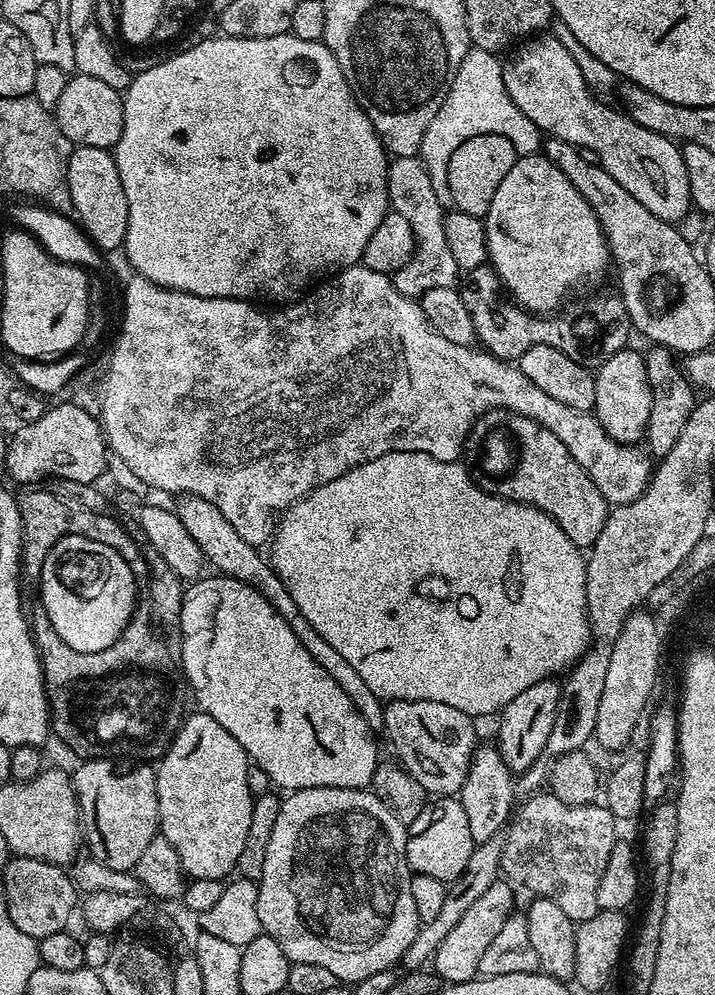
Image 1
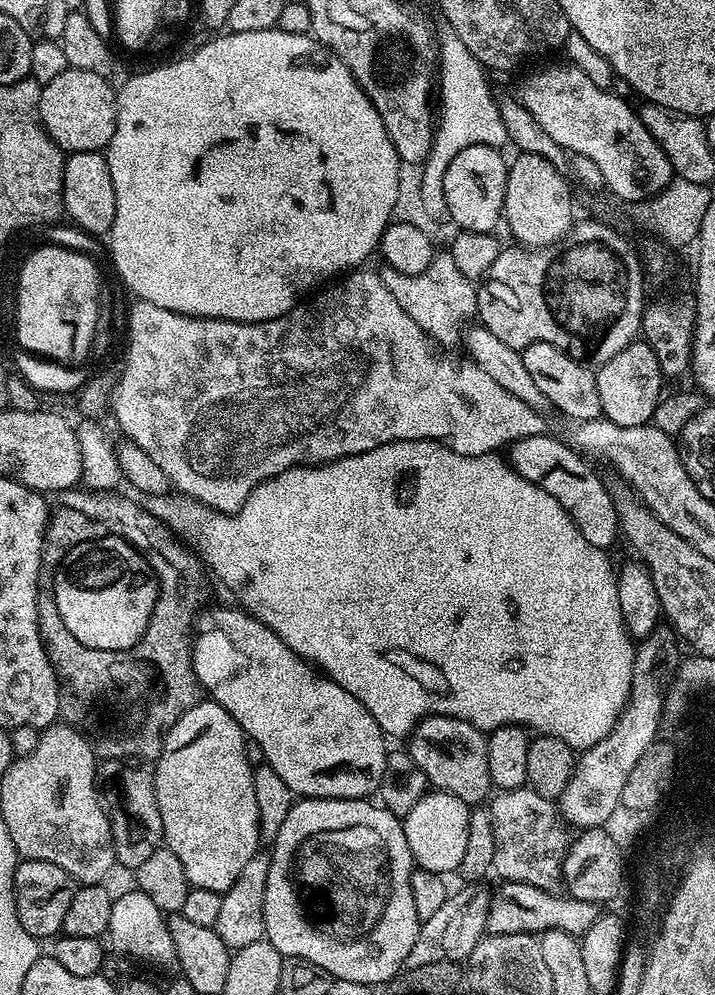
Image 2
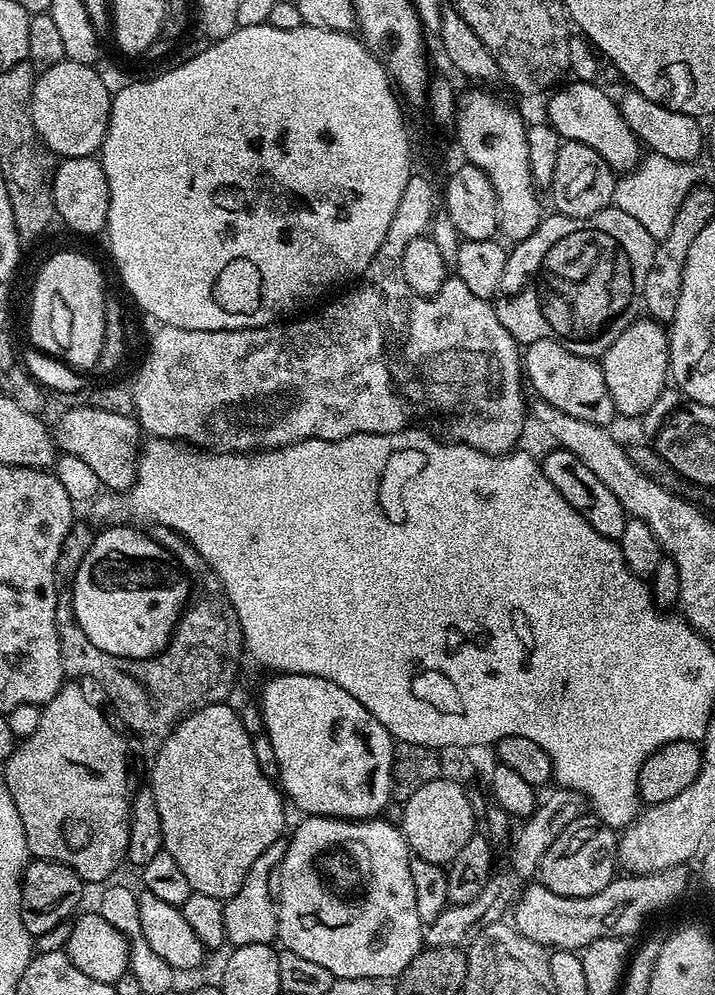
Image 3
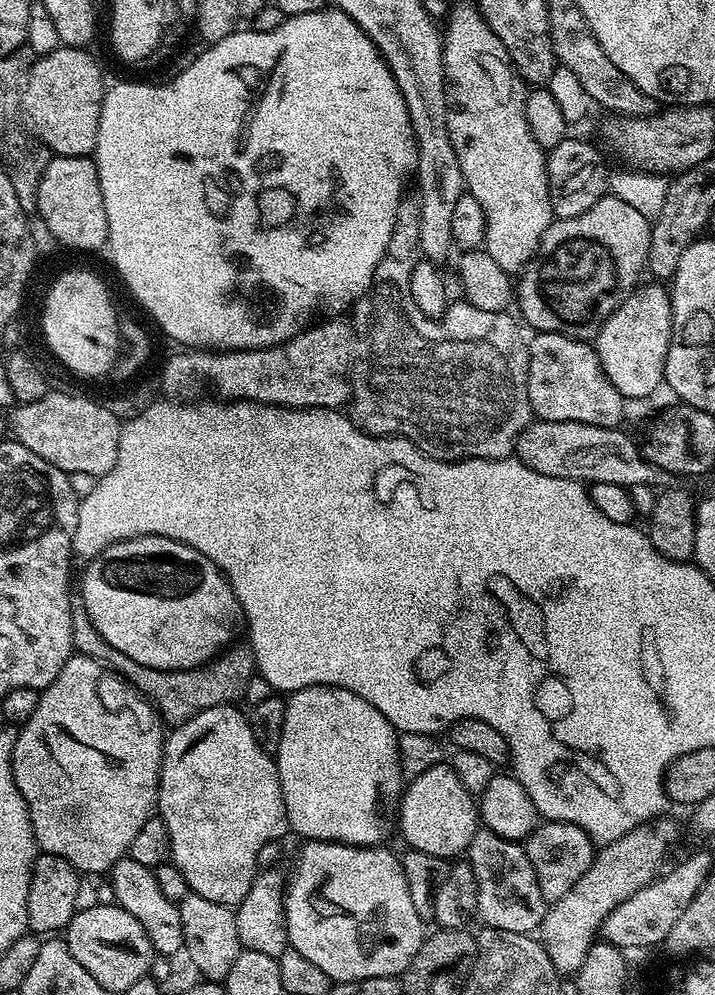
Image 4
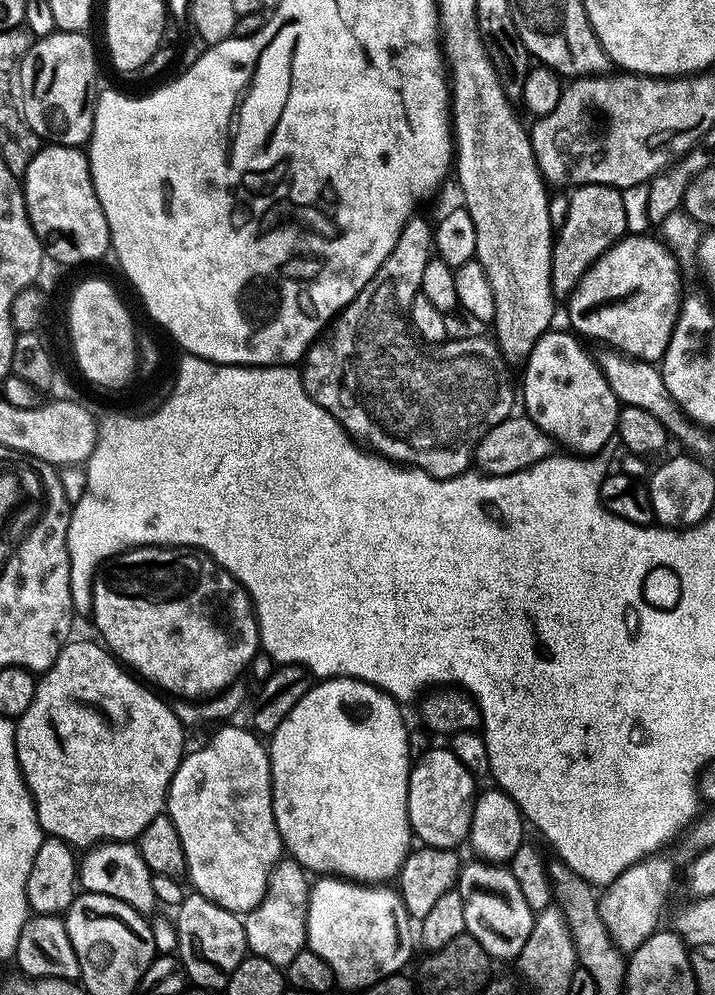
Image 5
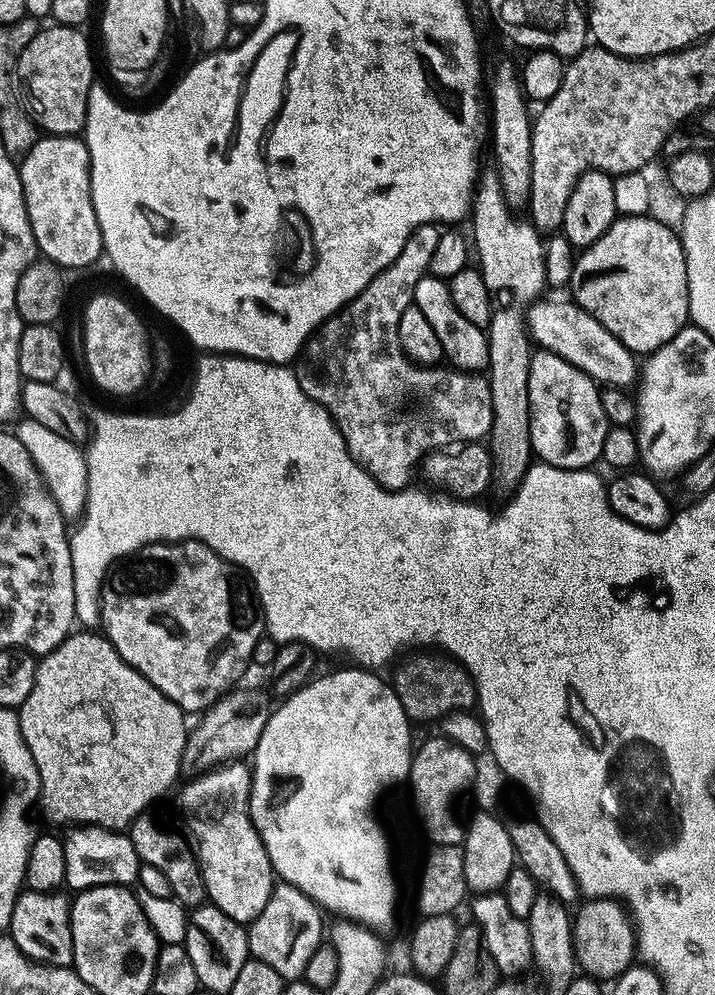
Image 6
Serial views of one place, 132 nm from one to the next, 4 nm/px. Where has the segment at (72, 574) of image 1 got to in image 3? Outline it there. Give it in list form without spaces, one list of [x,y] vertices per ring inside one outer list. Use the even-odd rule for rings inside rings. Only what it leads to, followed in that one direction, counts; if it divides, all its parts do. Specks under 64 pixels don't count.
[[[116,526],[105,527],[108,528],[105,532],[97,531],[93,535],[90,550],[86,550],[86,558],[82,558],[82,566],[78,566],[76,577],[71,582],[74,618],[78,618],[78,626],[82,626],[86,638],[90,638],[98,650],[131,660],[148,660],[158,655],[171,640],[180,613],[190,599],[190,580],[174,557],[161,544],[154,542],[147,531],[112,527]]]

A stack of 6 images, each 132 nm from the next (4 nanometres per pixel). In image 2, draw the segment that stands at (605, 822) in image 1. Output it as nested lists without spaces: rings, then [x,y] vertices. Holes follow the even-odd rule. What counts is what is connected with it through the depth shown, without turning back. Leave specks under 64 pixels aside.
[[[525,786],[497,793],[488,809],[494,829],[493,873],[509,883],[520,881],[547,892],[559,893],[564,884],[565,854],[571,847],[572,838],[568,836],[569,829],[561,820],[555,801]]]

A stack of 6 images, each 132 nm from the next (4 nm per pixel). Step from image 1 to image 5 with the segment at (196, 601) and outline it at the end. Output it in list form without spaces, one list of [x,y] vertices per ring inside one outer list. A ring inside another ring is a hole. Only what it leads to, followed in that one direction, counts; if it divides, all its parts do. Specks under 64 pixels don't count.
[[[333,676],[313,683],[308,693],[294,706],[286,718],[270,735],[266,747],[272,771],[272,809],[287,855],[296,860],[305,870],[317,868],[320,874],[337,874],[357,882],[388,882],[399,873],[404,859],[414,844],[412,827],[408,824],[408,775],[412,773],[413,761],[408,757],[407,744],[409,725],[404,725],[401,705],[390,694],[361,680],[349,676]]]

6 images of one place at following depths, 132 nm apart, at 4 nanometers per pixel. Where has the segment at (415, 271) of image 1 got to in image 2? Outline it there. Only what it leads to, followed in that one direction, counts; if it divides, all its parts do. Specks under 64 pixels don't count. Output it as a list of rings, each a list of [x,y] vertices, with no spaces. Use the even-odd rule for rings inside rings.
[[[441,251],[430,262],[422,274],[398,274],[391,270],[379,273],[386,290],[398,298],[398,306],[418,322],[418,326],[425,329],[433,341],[440,346],[459,345],[466,325],[476,316],[477,285],[454,262],[451,251]]]

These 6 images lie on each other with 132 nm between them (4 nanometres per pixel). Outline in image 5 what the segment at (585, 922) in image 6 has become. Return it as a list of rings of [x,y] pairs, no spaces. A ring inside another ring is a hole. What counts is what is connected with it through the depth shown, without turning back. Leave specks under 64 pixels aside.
[[[664,854],[645,856],[637,864],[631,864],[629,868],[622,870],[622,874],[618,874],[618,878],[614,878],[614,882],[607,885],[599,897],[602,922],[615,938],[616,945],[626,954],[631,954],[635,948],[642,946],[642,942],[646,942],[646,938],[653,936],[661,927],[660,915],[663,914],[664,907],[668,904],[668,895],[671,894],[672,887],[676,884],[675,862],[668,856],[660,855]]]

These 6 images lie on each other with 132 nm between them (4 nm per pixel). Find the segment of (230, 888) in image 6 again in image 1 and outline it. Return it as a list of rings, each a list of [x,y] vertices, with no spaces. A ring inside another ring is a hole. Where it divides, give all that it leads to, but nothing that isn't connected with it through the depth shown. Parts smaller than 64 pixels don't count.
[[[199,710],[193,712],[184,716],[180,729],[168,745],[168,751],[160,757],[156,768],[160,811],[159,835],[166,837],[170,846],[178,850],[185,877],[194,880],[224,880],[237,871],[239,855],[250,829],[254,799],[250,794],[250,786],[246,786],[246,770],[250,761],[242,746],[234,742],[234,734],[229,734],[223,726],[218,726],[218,722],[214,722],[214,718],[210,718],[206,713]]]

